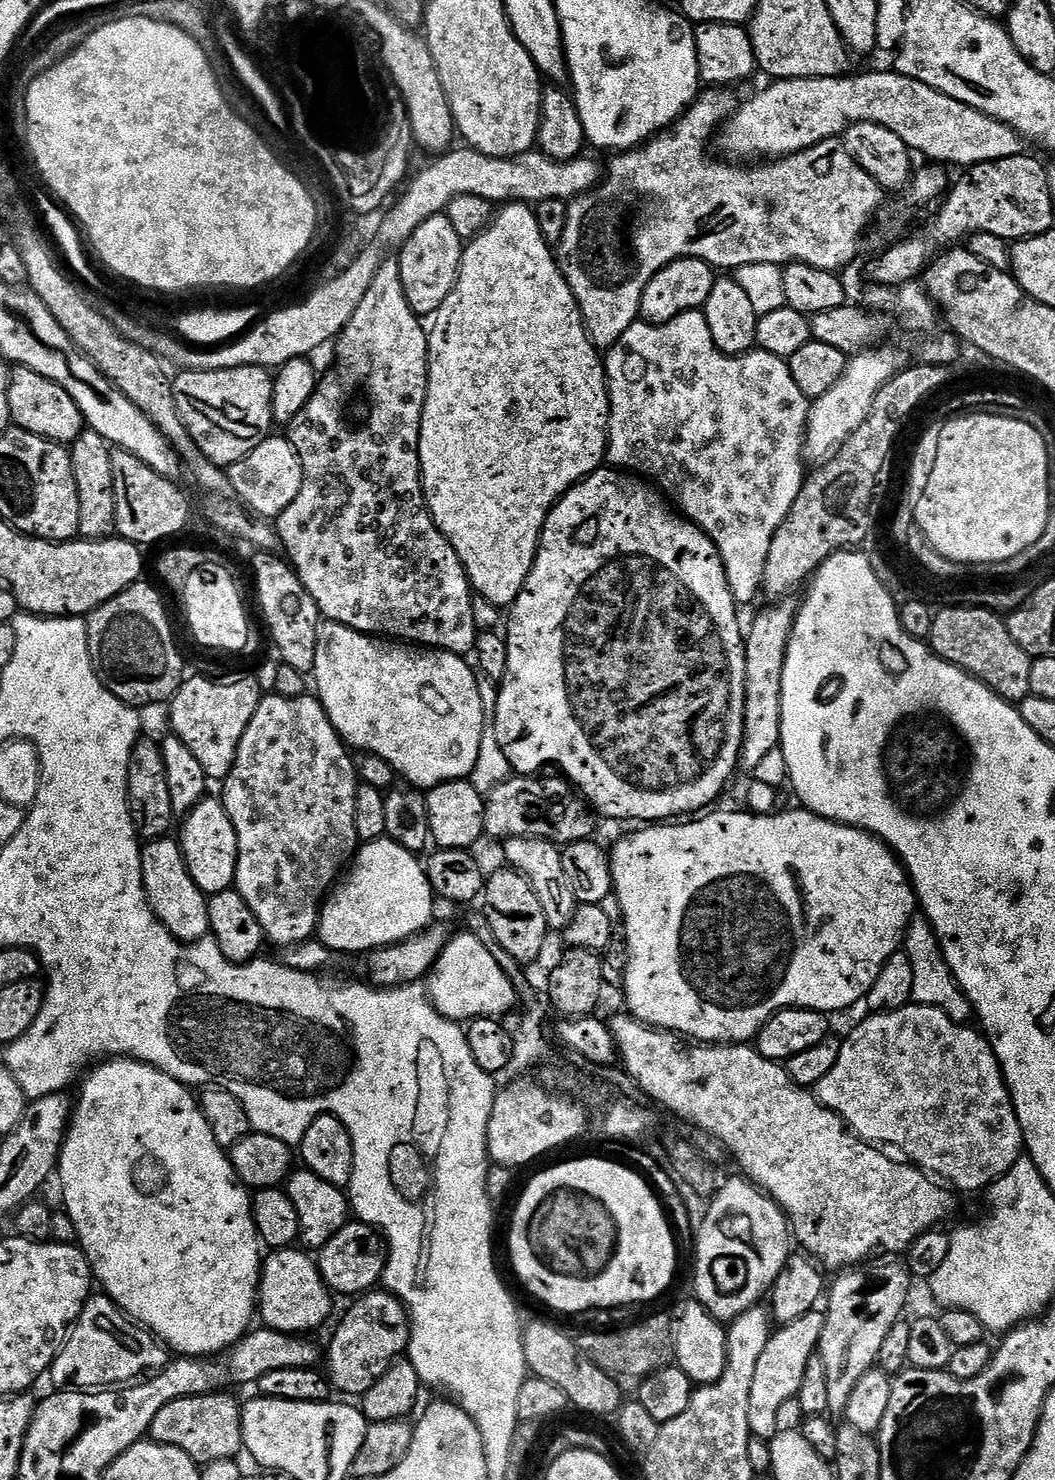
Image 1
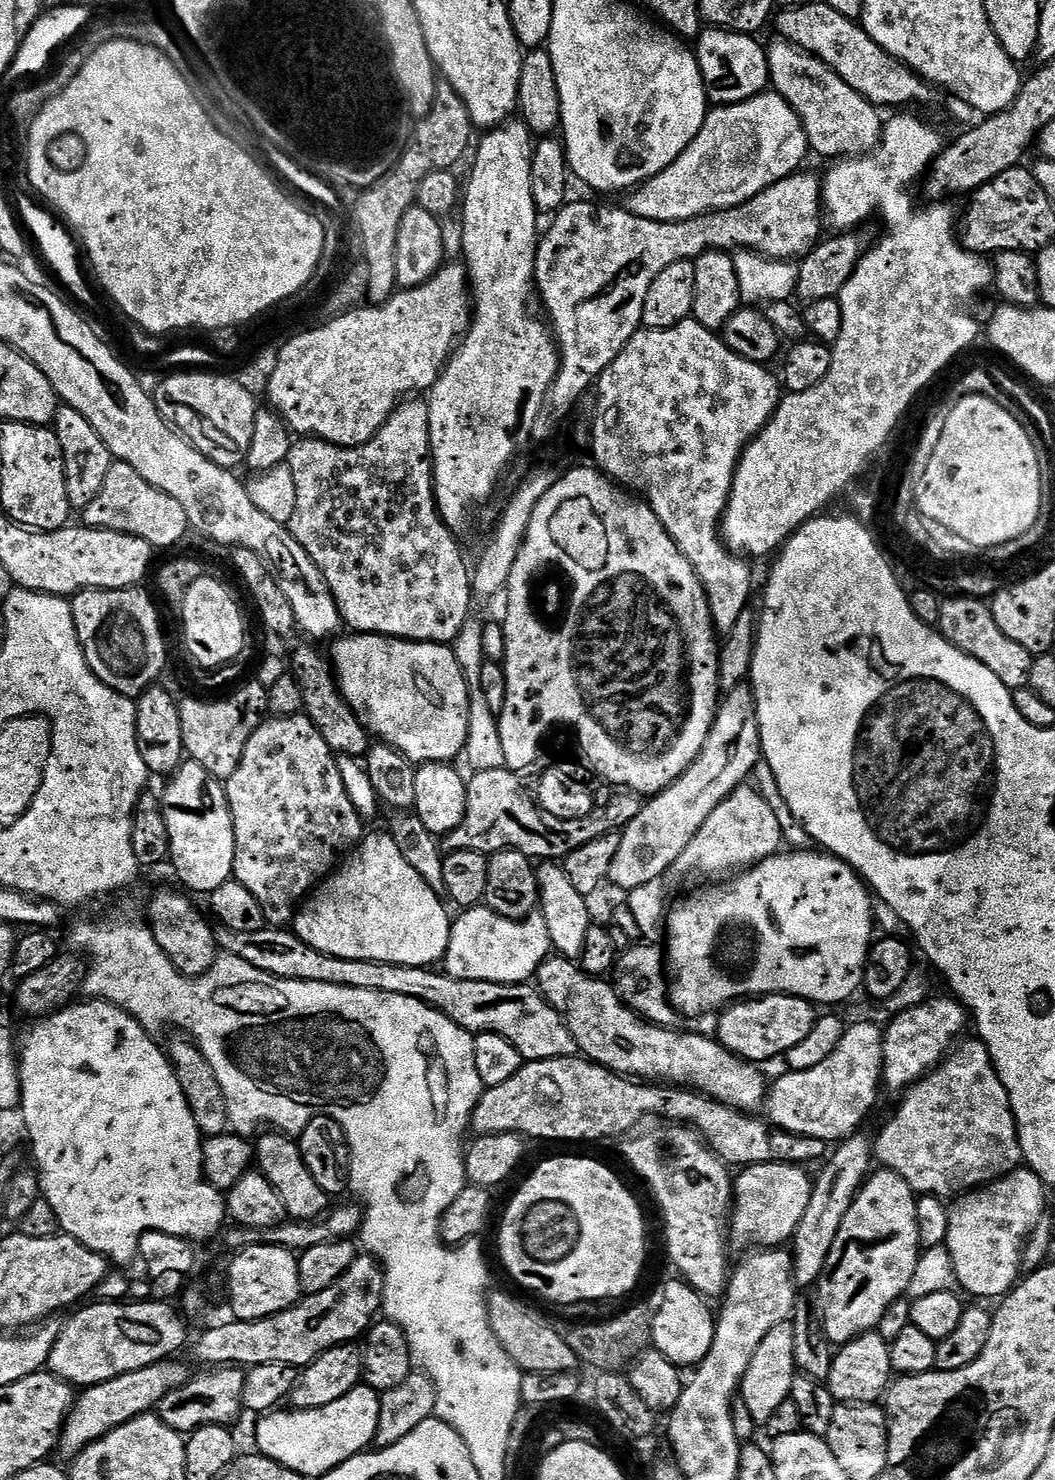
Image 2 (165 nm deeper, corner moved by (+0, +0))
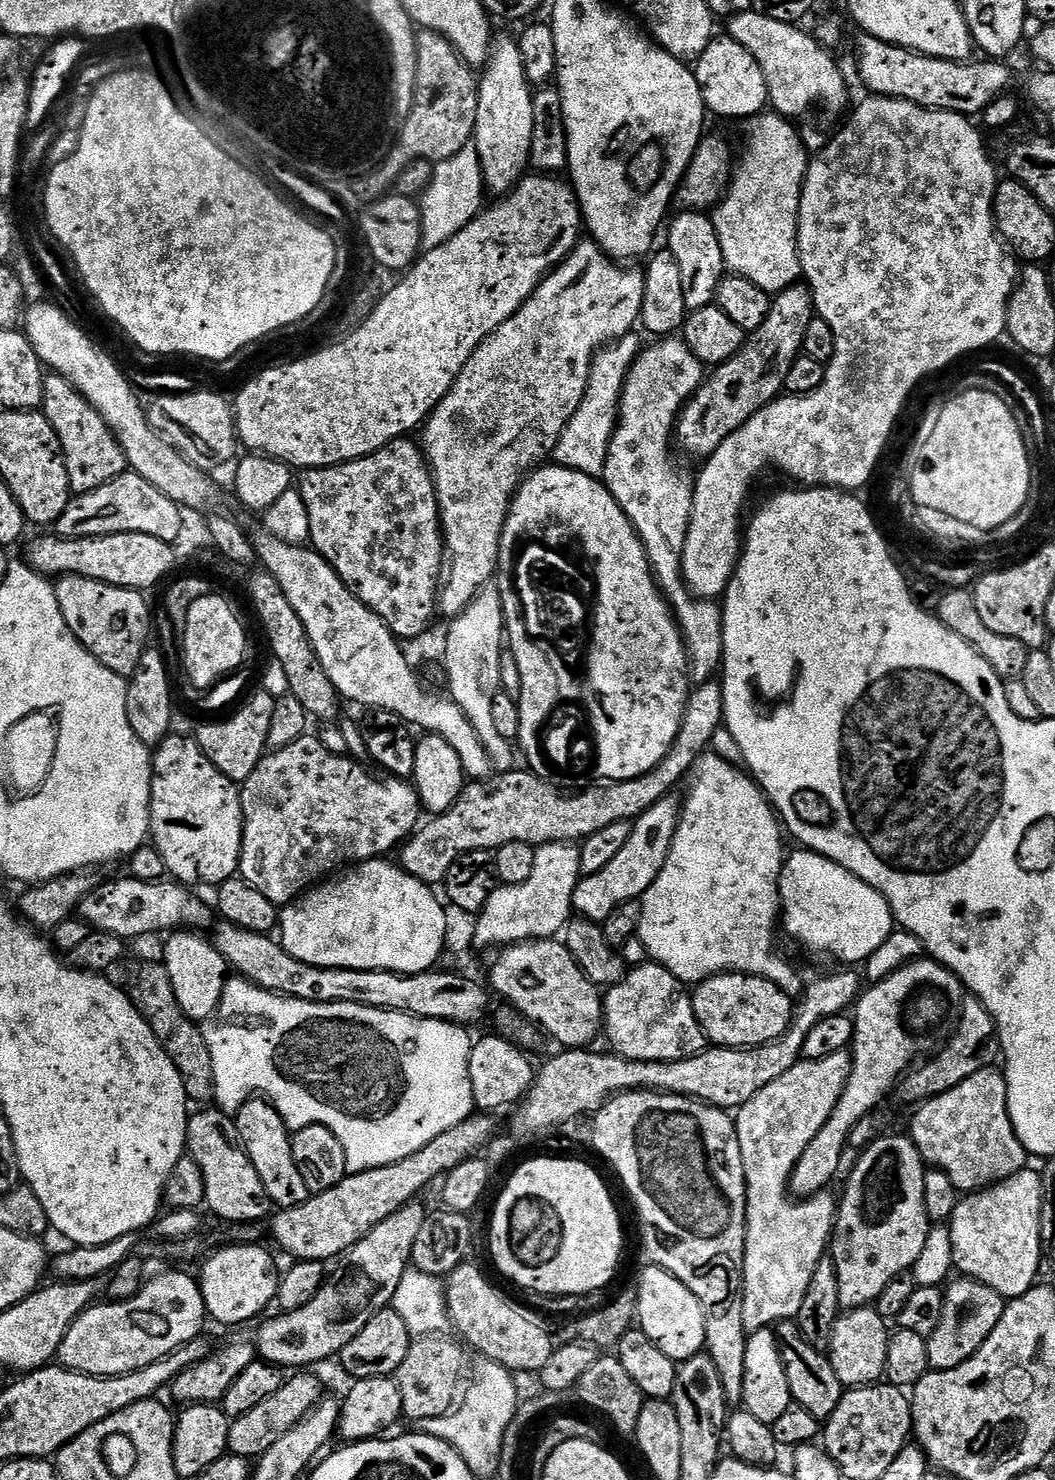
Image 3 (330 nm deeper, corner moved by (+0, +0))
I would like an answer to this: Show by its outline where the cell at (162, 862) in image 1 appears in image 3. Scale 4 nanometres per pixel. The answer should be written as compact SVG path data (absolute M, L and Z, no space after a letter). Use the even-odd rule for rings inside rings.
M176 930L167 937L164 944L162 962L171 974L178 1000L184 1013L192 1020L205 1022L220 1008L224 987L228 984L230 965L211 939L203 940L203 935L192 930Z

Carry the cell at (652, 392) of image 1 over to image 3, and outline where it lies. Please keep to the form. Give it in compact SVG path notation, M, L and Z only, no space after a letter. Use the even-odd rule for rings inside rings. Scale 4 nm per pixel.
M664 338L653 348L645 347L632 365L631 374L624 386L616 433L612 436L612 445L608 451L608 461L604 467L602 483L618 502L618 506L628 516L629 522L640 535L644 549L648 551L648 560L653 573L667 599L672 605L676 619L683 631L688 645L690 664L700 672L712 672L721 667L724 658L724 614L719 603L702 600L692 595L684 583L682 557L684 543L688 537L688 527L692 521L692 503L696 489L693 473L688 473L682 465L676 464L672 457L674 448L674 429L680 419L680 411L692 399L700 385L706 379L706 365L690 350L690 346L680 338Z

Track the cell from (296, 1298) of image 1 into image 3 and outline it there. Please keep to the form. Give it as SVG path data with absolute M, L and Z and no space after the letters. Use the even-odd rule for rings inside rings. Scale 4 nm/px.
M233 1244L216 1252L204 1264L204 1273L199 1273L198 1283L204 1295L204 1306L209 1317L220 1324L244 1324L268 1308L268 1303L277 1299L280 1291L281 1273L276 1273L276 1264L270 1253L260 1244Z

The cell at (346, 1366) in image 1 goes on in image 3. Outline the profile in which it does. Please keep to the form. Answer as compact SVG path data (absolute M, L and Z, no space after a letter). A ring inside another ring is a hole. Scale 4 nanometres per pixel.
M304 1370L293 1375L296 1376L293 1380L292 1377L285 1379L278 1394L273 1394L272 1397L266 1398L266 1402L254 1406L254 1410L246 1410L246 1414L235 1417L230 1423L228 1452L234 1456L259 1458L270 1450L270 1446L274 1446L274 1442L278 1442L278 1438L290 1434L290 1430L294 1430L294 1426L298 1426L326 1396L319 1378L311 1376L310 1373L311 1371Z

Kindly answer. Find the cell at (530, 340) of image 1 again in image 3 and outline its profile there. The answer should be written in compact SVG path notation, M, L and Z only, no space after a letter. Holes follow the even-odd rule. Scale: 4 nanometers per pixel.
M515 39L495 45L483 72L478 80L480 97L474 147L480 155L487 191L507 194L520 183L532 159L534 88L526 78L526 66Z

